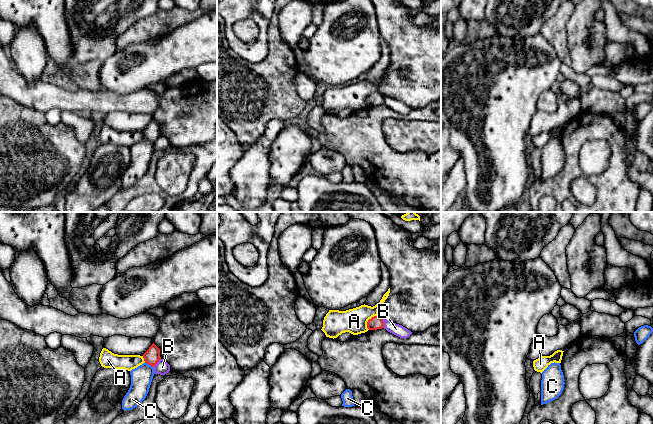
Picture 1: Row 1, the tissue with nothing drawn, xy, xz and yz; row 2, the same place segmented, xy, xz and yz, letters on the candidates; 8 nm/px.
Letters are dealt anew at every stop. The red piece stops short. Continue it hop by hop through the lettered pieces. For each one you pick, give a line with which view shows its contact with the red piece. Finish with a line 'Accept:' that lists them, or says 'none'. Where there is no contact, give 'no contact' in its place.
Accept: none

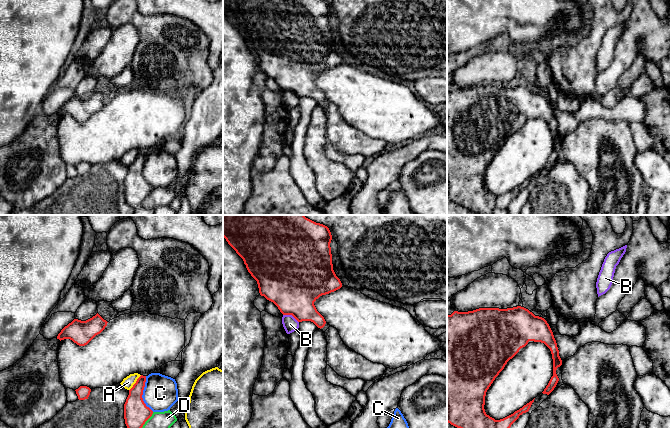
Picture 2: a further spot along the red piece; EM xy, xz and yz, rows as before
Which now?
Accept: none

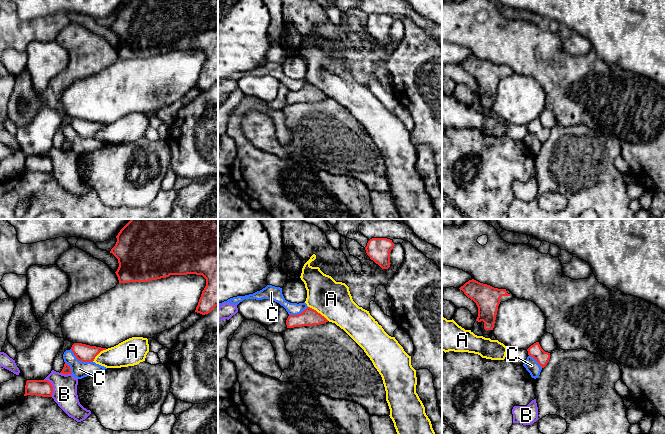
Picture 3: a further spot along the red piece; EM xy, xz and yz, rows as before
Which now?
Accept: none

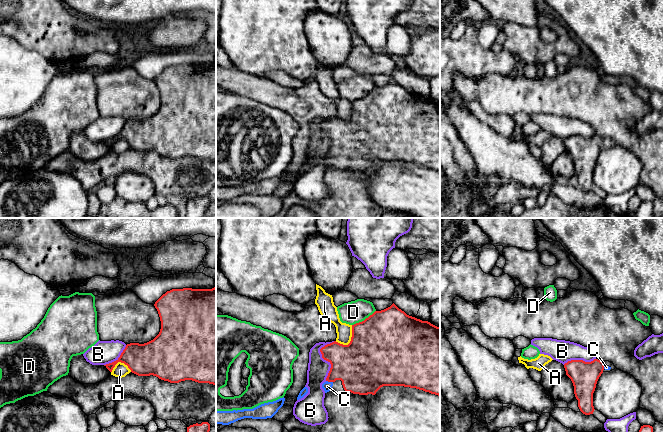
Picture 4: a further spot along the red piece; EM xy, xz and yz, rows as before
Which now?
C: contact in xz
Accept: C

